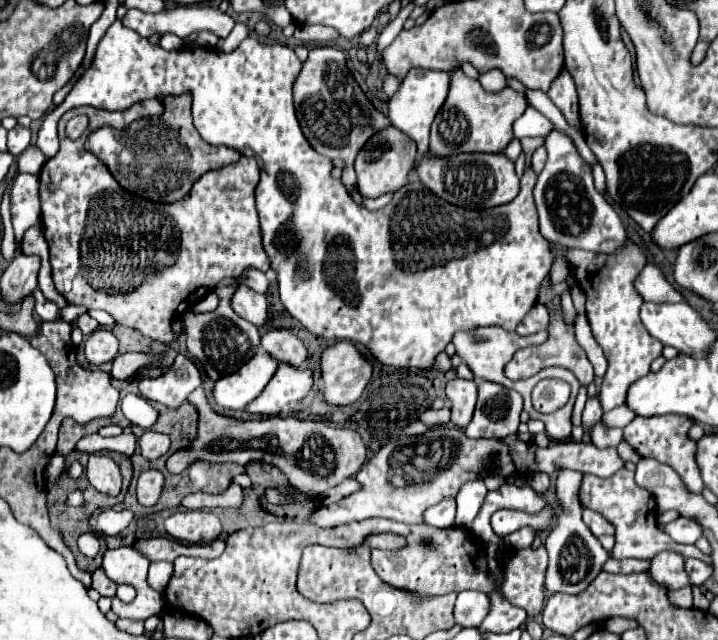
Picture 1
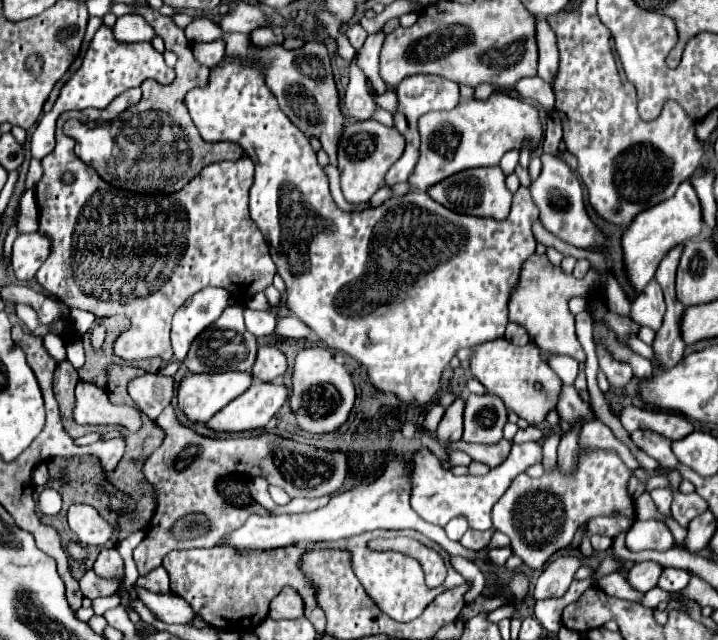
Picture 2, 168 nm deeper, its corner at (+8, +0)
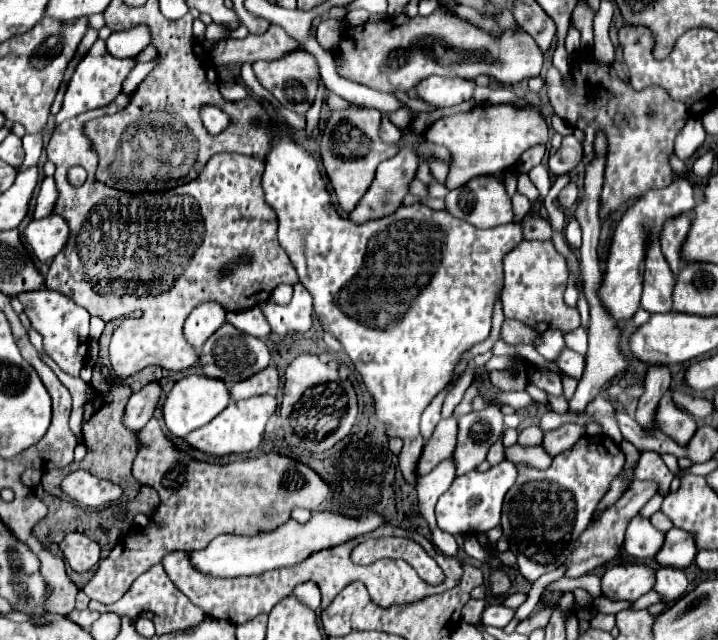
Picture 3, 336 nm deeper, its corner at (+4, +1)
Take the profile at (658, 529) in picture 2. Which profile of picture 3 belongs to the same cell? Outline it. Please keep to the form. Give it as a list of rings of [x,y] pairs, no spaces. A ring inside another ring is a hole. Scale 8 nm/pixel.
[[[636,515],[626,527],[622,547],[632,557],[652,559],[656,555],[656,549],[660,549],[660,541],[664,541],[664,533],[654,529],[650,519]]]

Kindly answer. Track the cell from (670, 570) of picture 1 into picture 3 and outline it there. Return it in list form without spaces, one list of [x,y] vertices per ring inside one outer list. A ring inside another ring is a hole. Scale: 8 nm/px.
[[[640,563],[614,565],[602,575],[602,595],[610,601],[636,601],[652,589],[652,573],[654,569]]]

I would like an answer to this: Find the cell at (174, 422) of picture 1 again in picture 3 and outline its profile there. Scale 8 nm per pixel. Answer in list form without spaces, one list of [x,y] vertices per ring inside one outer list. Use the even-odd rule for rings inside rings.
[[[114,387],[106,395],[96,395],[92,403],[84,407],[82,421],[84,445],[88,451],[94,451],[94,475],[120,485],[124,489],[124,501],[132,501],[142,487],[132,475],[132,461],[136,457],[136,433],[128,433],[120,421],[128,397],[128,387]]]

